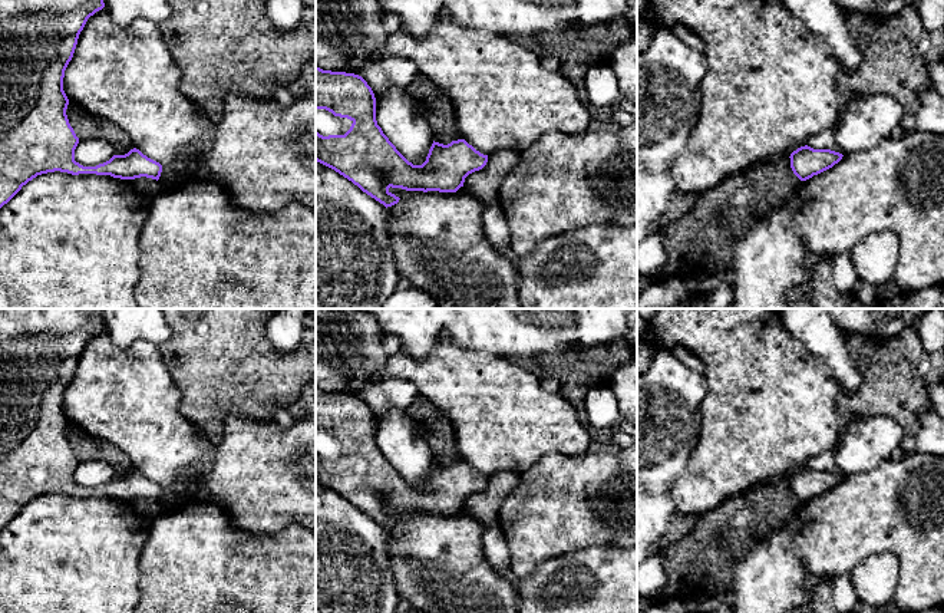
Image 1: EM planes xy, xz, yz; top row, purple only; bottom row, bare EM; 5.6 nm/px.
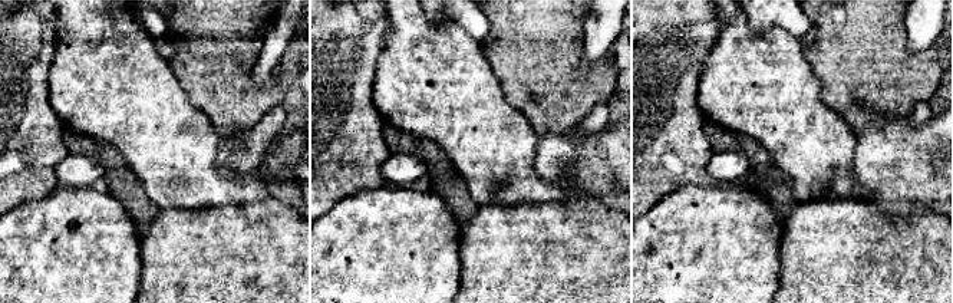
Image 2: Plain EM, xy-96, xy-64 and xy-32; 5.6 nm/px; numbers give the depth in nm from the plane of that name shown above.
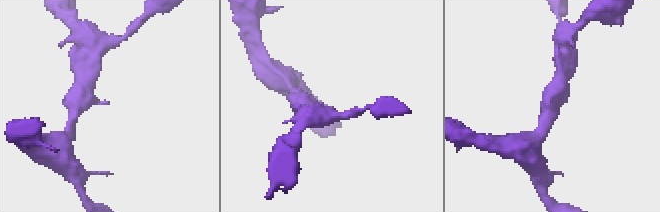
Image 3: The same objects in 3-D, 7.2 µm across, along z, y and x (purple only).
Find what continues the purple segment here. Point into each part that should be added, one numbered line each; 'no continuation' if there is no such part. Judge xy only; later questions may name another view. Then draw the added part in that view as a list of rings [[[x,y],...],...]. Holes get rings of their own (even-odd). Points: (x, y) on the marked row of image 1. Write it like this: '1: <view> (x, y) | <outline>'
no continuation

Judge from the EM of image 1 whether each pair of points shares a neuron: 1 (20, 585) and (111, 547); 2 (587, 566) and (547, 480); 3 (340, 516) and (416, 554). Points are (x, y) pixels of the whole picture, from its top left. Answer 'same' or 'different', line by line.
1: same
2: different
3: different

